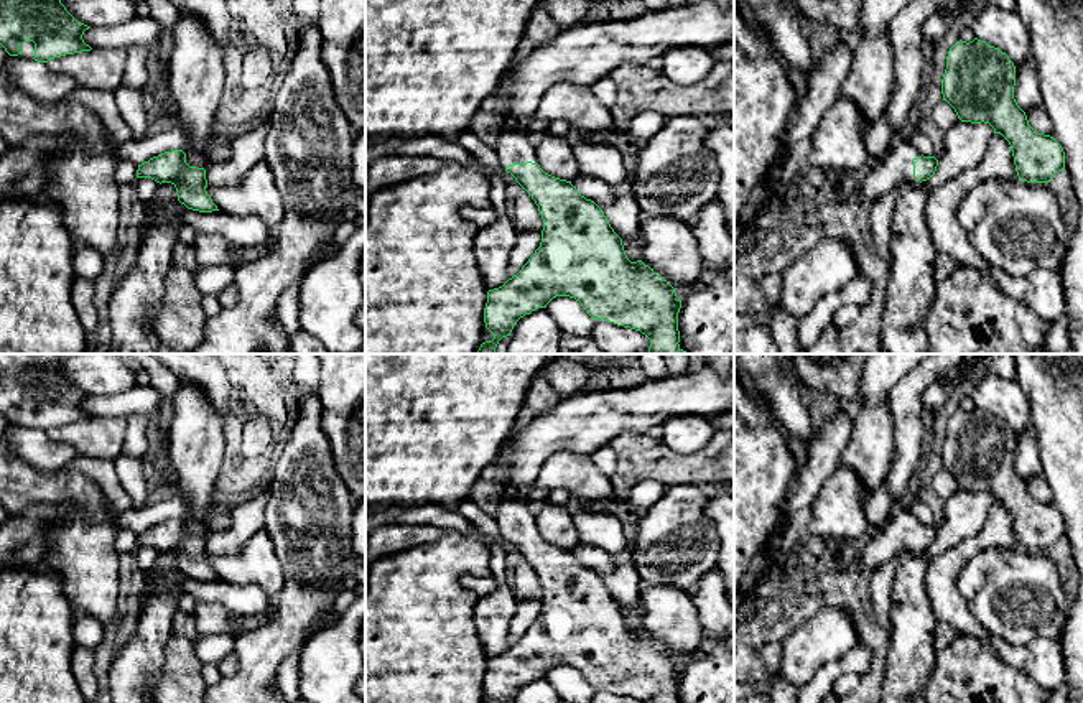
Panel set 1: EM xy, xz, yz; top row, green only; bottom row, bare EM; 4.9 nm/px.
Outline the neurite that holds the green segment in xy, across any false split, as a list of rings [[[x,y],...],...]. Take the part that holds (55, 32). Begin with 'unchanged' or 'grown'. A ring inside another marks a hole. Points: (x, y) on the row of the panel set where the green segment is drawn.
grown; [[[0,0],[0,44],[10,56],[48,63],[66,54],[91,51],[82,35],[91,26],[77,21],[61,0]]]

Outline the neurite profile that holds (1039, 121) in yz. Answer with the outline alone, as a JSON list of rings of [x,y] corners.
[[[1040,102],[1039,107],[1025,112],[1025,115],[1027,115],[1029,125],[1035,132],[1043,133],[1043,135],[1050,135],[1052,133],[1052,122],[1050,122],[1050,117],[1045,112],[1042,102]]]

